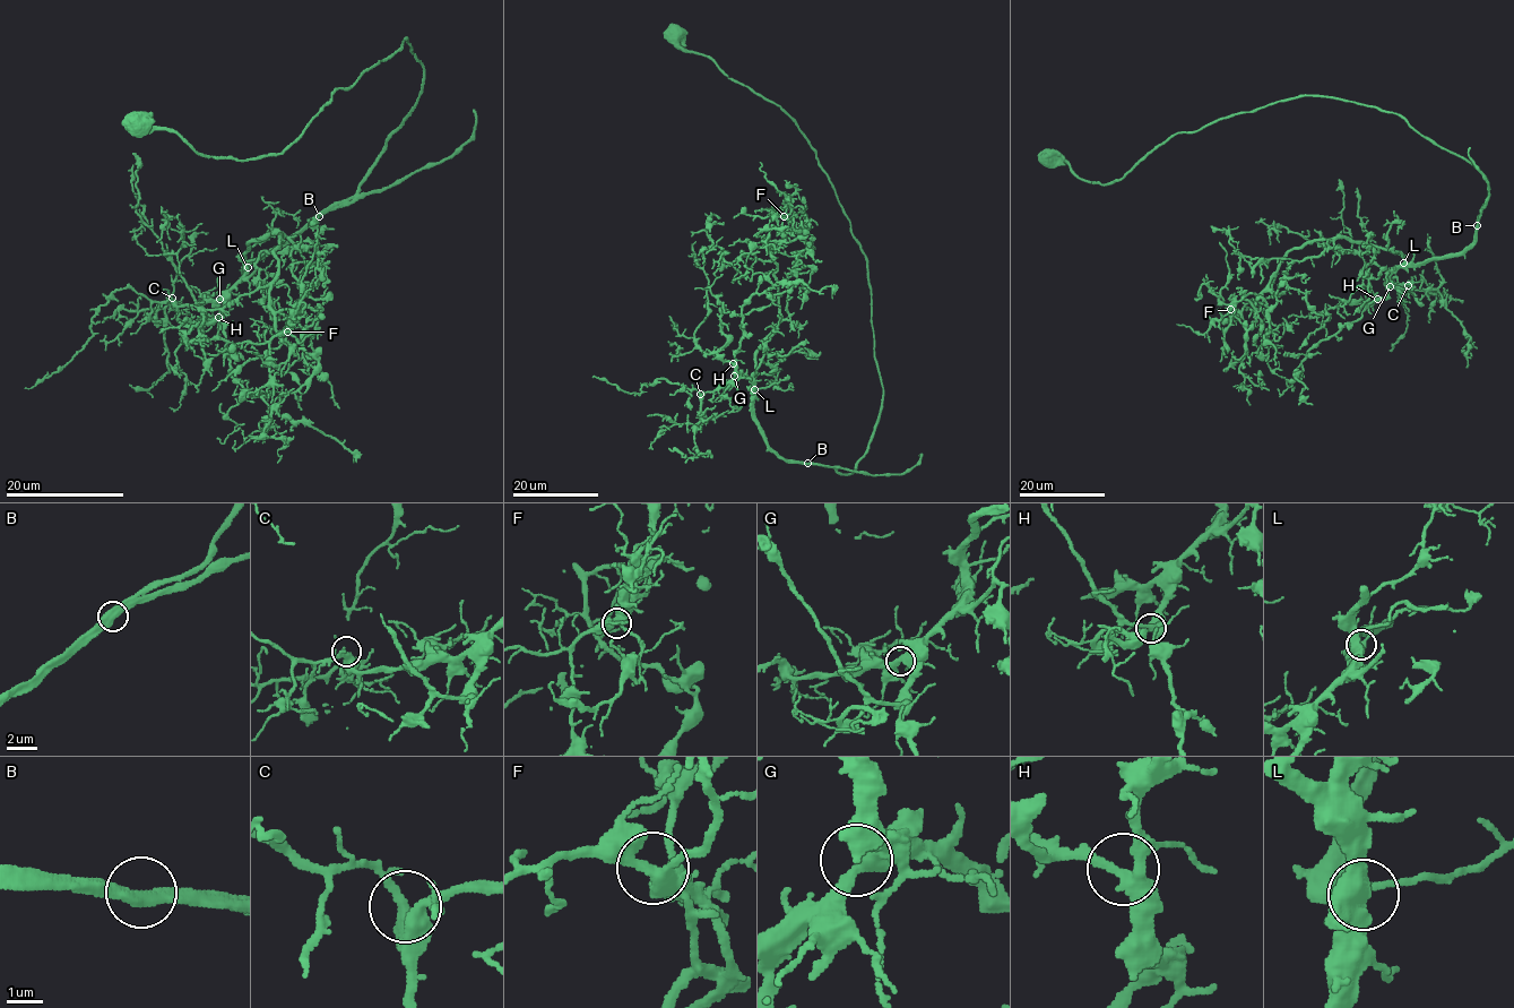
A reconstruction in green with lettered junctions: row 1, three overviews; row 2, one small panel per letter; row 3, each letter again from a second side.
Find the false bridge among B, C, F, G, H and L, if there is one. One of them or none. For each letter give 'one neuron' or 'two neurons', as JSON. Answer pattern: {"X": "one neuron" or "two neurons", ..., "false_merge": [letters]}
{"B": "one neuron", "C": "one neuron", "F": "one neuron", "G": "one neuron", "H": "one neuron", "L": "one neuron", "false_merge": []}

